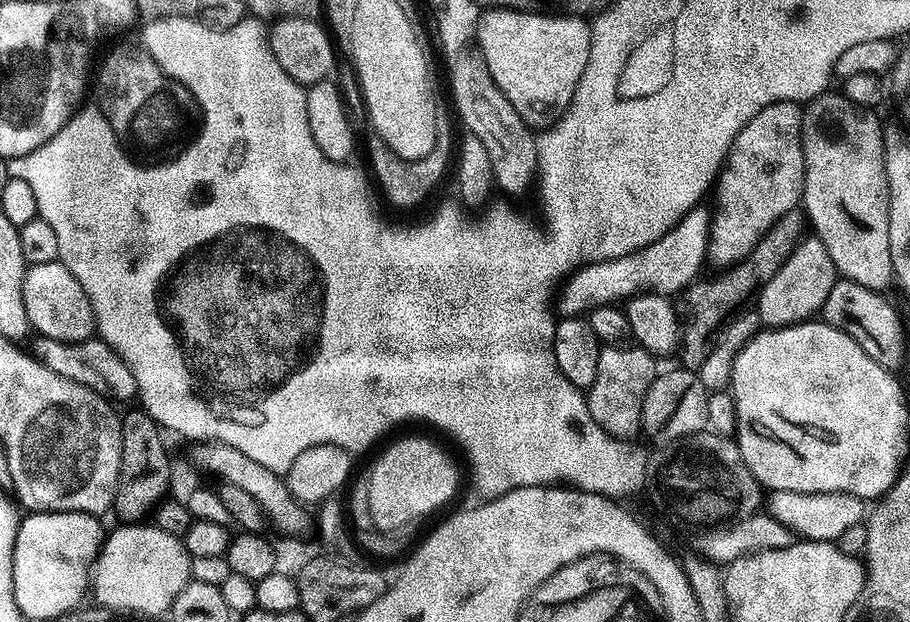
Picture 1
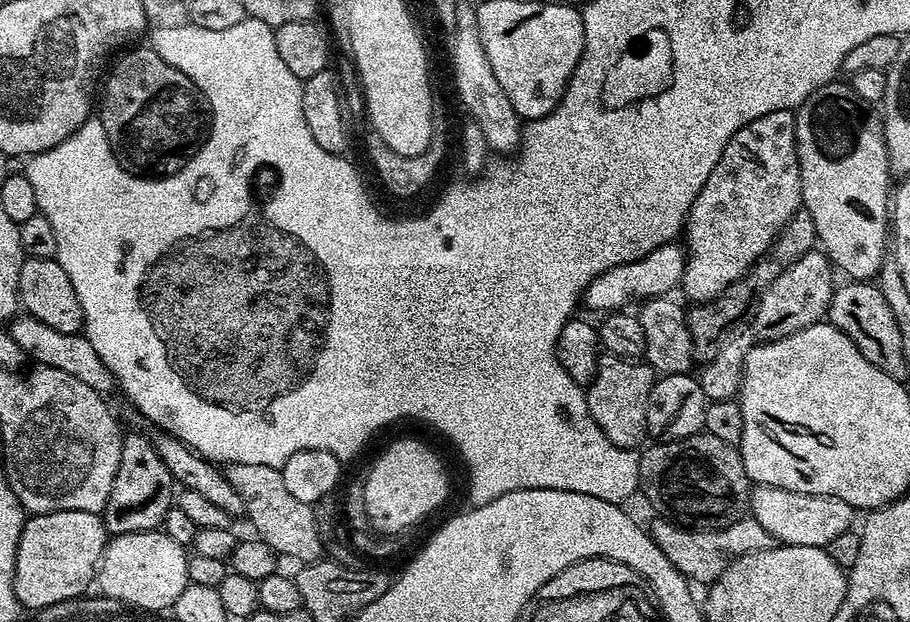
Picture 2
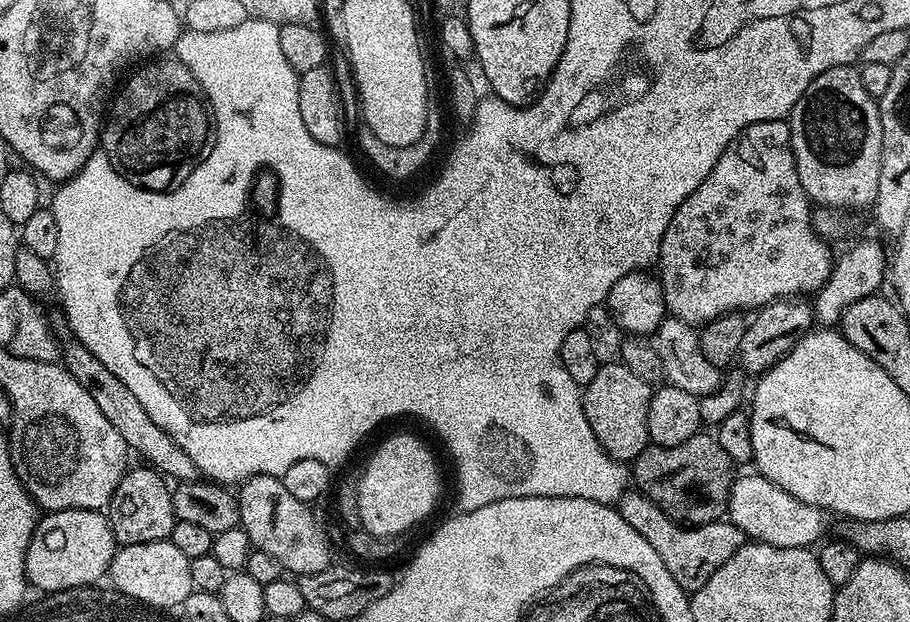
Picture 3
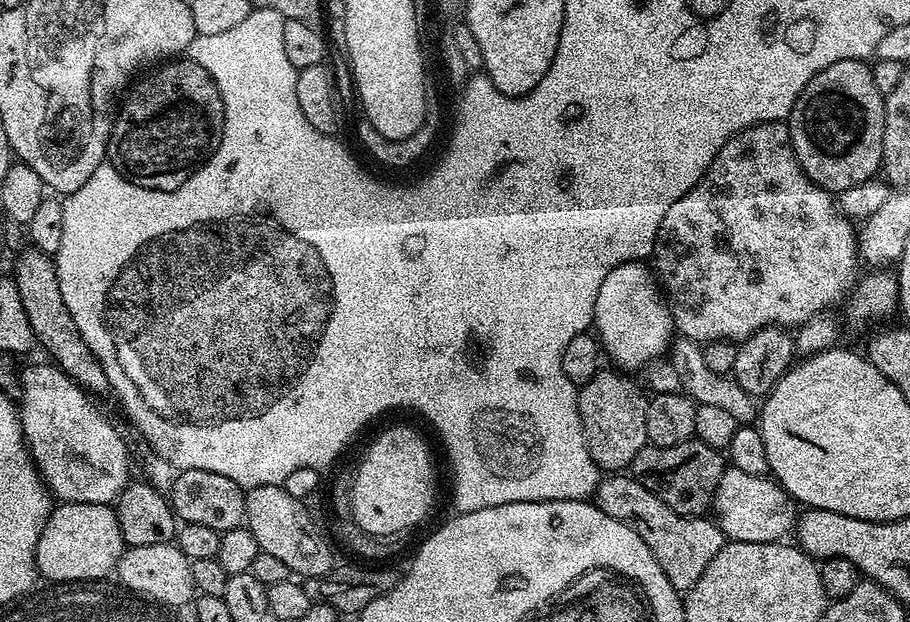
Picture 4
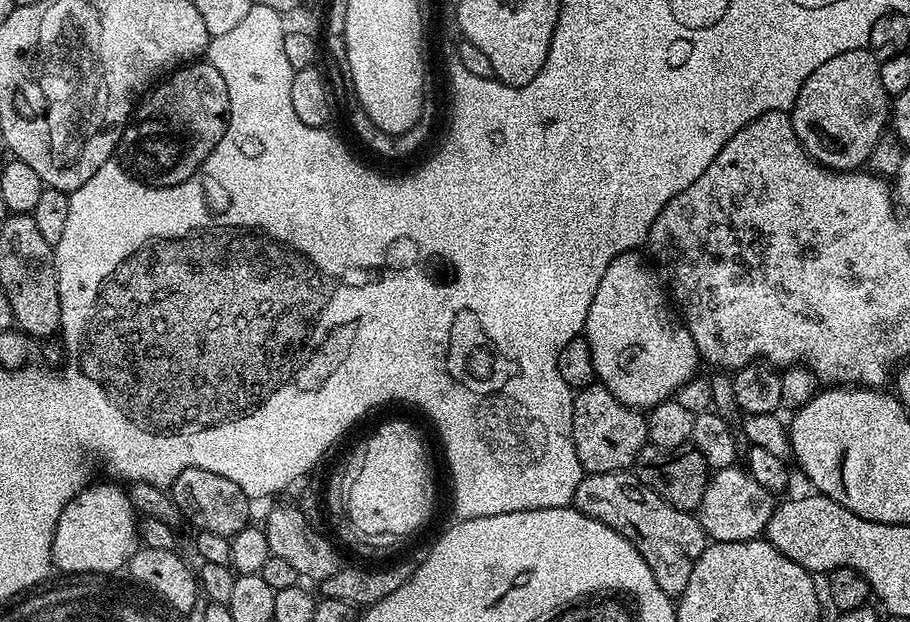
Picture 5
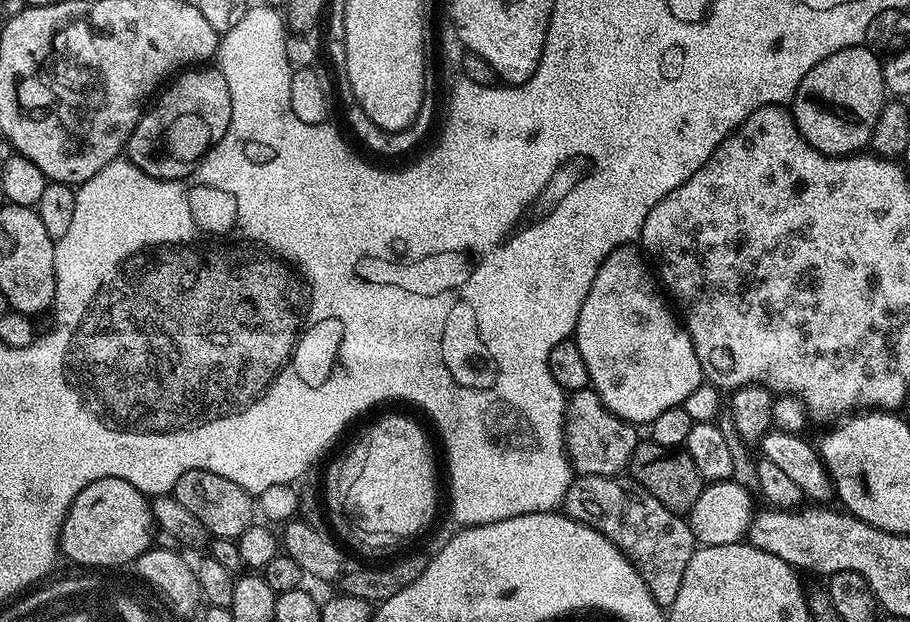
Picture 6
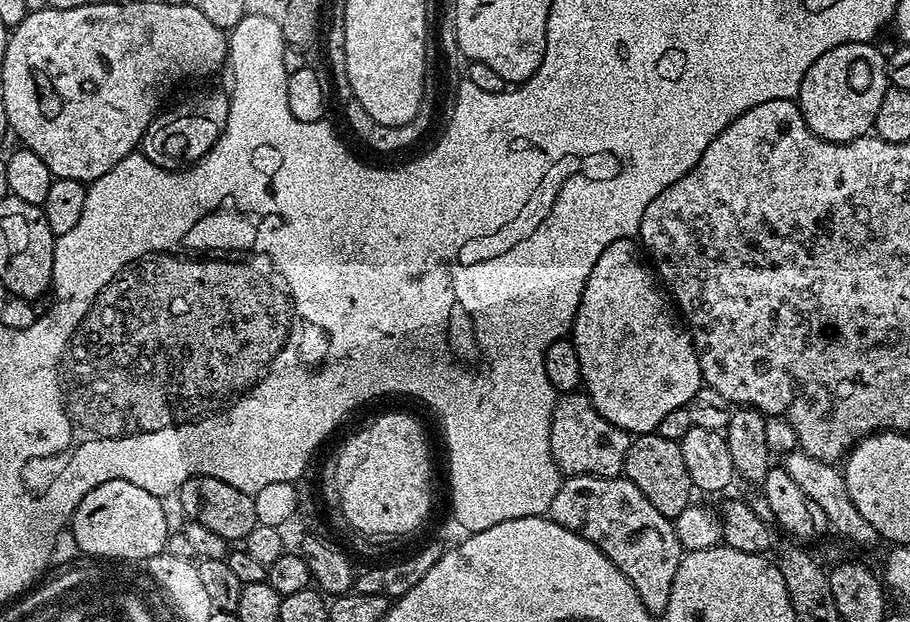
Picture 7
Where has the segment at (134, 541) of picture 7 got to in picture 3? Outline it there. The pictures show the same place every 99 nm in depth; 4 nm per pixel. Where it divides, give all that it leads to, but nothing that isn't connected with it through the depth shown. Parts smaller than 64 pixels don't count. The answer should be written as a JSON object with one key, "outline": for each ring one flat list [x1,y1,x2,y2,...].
{"outline":[[71,508,41,515,26,550,24,574,27,583,41,588,44,594,95,585,99,581,96,579,111,569,117,547,109,517,103,511]]}

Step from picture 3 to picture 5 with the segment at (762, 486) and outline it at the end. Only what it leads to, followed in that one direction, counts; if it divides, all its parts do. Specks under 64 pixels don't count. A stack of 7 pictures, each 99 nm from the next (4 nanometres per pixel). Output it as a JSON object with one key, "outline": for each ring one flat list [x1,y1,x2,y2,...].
{"outline":[[743,467,717,468,709,475,706,494,698,509,705,537,713,541,742,542,757,539,767,529,774,507,773,493,758,486]]}

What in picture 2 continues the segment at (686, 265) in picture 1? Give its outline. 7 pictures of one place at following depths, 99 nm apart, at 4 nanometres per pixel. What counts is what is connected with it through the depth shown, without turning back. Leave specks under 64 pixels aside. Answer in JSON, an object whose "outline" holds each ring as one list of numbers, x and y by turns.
{"outline":[[679,243,663,244,658,246,658,250,650,250,646,258,638,258,598,274,598,278,594,278,594,282,584,288,583,307,588,307,592,312,607,314,623,309,631,300,643,302,658,296,668,296,671,288,675,284,677,287,684,279,685,255,685,249]]}

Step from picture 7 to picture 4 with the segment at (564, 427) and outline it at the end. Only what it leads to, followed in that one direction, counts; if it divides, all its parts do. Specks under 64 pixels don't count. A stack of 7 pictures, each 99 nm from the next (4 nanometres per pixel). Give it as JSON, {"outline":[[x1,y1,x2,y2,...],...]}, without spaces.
{"outline":[[601,370,594,374,594,378,590,378,590,382,586,382,579,389,580,398,580,417,582,418,582,430,586,438,586,446,590,450,590,454,594,458,594,462,605,473,616,474,621,470,627,469,632,463,634,454,638,454,638,450,642,450,648,443,648,435,646,434,646,410,648,409,649,397,640,393,640,388,631,380,631,375,625,374,620,370]]}

